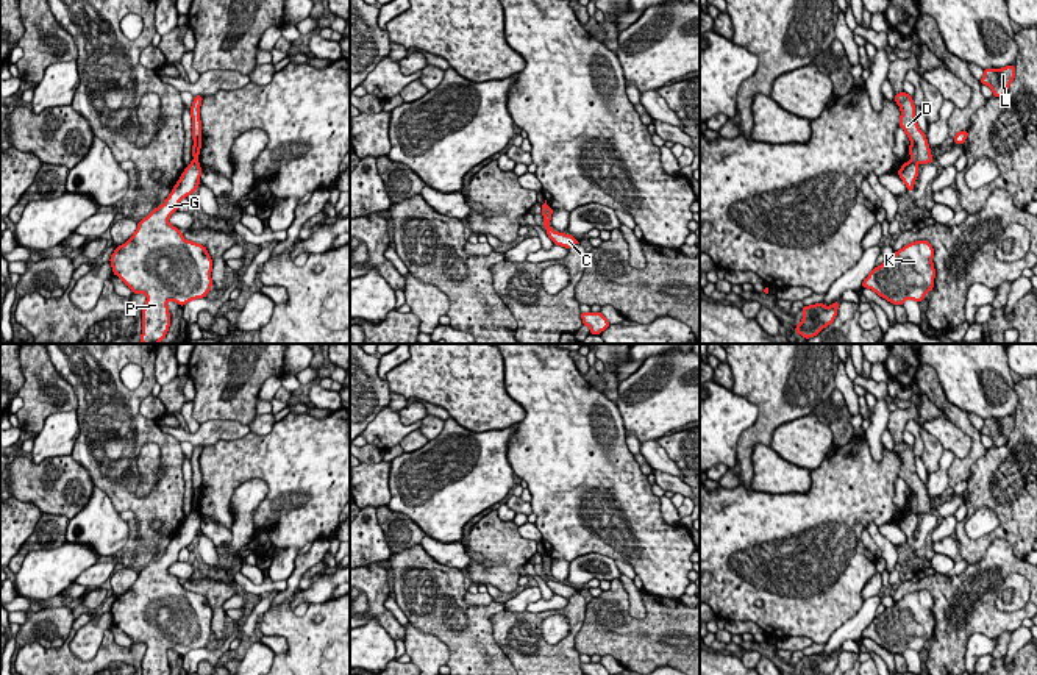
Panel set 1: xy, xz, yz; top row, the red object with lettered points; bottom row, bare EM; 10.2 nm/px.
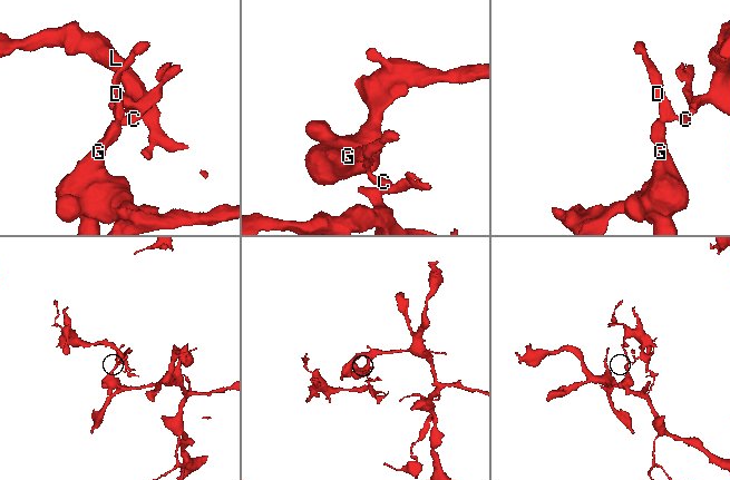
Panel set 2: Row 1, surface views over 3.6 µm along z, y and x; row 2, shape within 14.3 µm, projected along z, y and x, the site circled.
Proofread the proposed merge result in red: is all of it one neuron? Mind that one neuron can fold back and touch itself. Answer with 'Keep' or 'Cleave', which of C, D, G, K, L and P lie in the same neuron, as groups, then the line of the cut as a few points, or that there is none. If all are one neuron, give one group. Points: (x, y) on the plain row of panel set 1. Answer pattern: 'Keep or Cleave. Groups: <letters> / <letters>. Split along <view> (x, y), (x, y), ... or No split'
Cleave. Groups: C D L / G K P. Split along yz (911, 510), (915, 514)

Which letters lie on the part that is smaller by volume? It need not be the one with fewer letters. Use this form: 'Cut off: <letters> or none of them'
Cut off: C, D, L

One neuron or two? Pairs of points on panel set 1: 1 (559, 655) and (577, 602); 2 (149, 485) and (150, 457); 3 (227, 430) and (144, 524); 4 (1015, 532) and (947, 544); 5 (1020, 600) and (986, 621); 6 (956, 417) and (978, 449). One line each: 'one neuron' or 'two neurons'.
1: one neuron
2: one neuron
3: two neurons
4: two neurons
5: two neurons
6: one neuron

